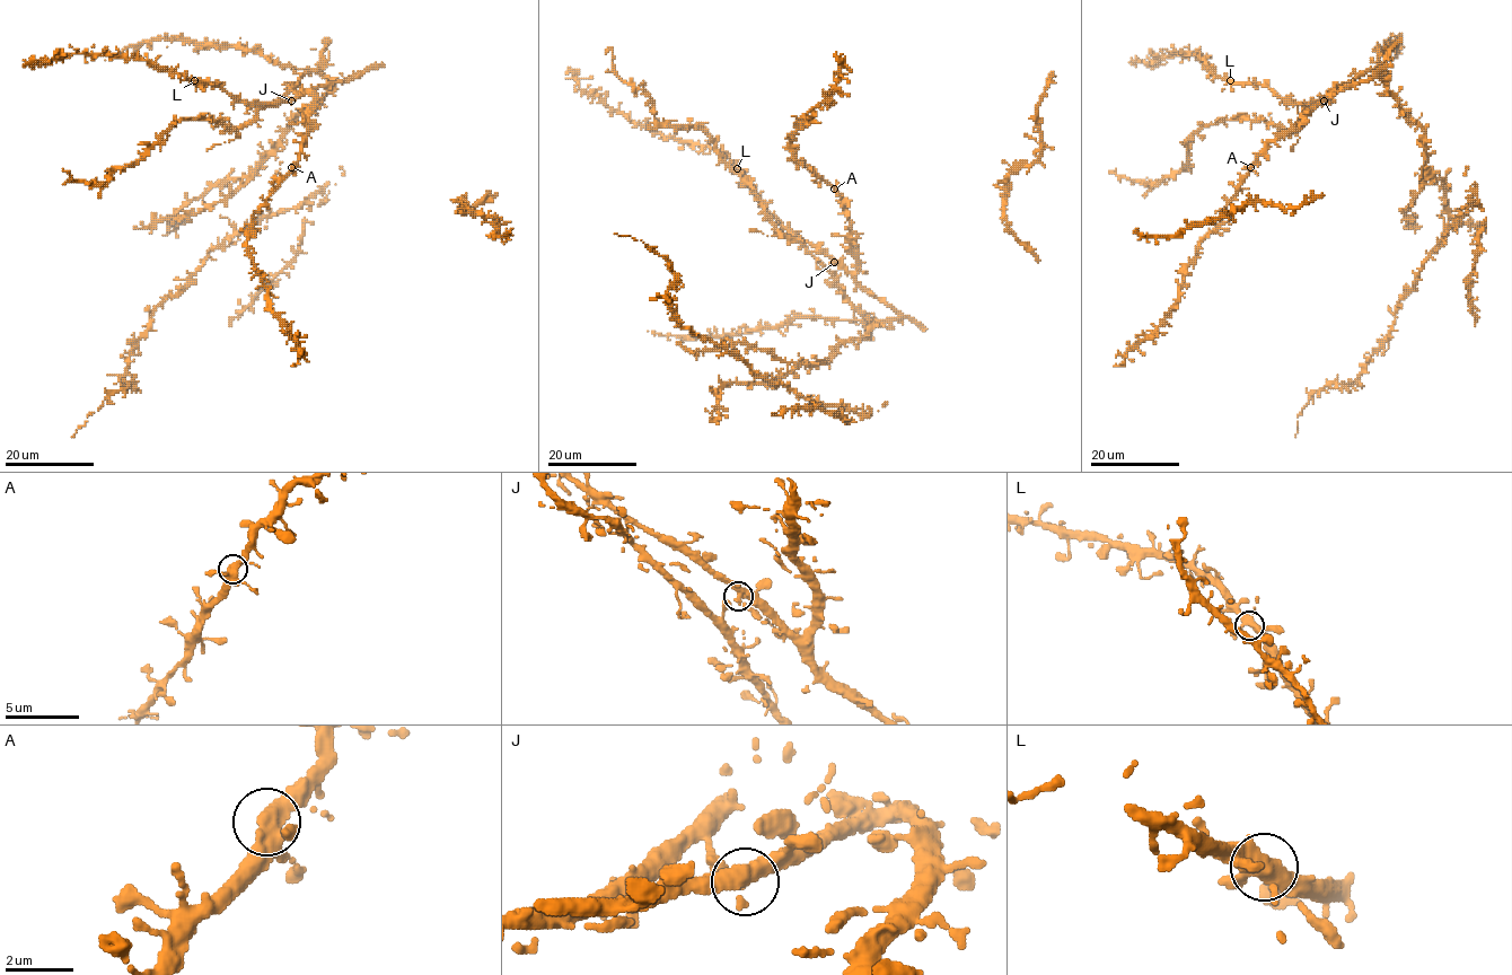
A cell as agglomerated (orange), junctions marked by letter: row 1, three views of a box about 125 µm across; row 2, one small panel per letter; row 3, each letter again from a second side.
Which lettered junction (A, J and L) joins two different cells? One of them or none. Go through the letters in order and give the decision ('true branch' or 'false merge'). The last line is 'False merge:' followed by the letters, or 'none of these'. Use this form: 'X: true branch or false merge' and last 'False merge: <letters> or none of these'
A: true branch
J: true branch
L: true branch
False merge: none of these

